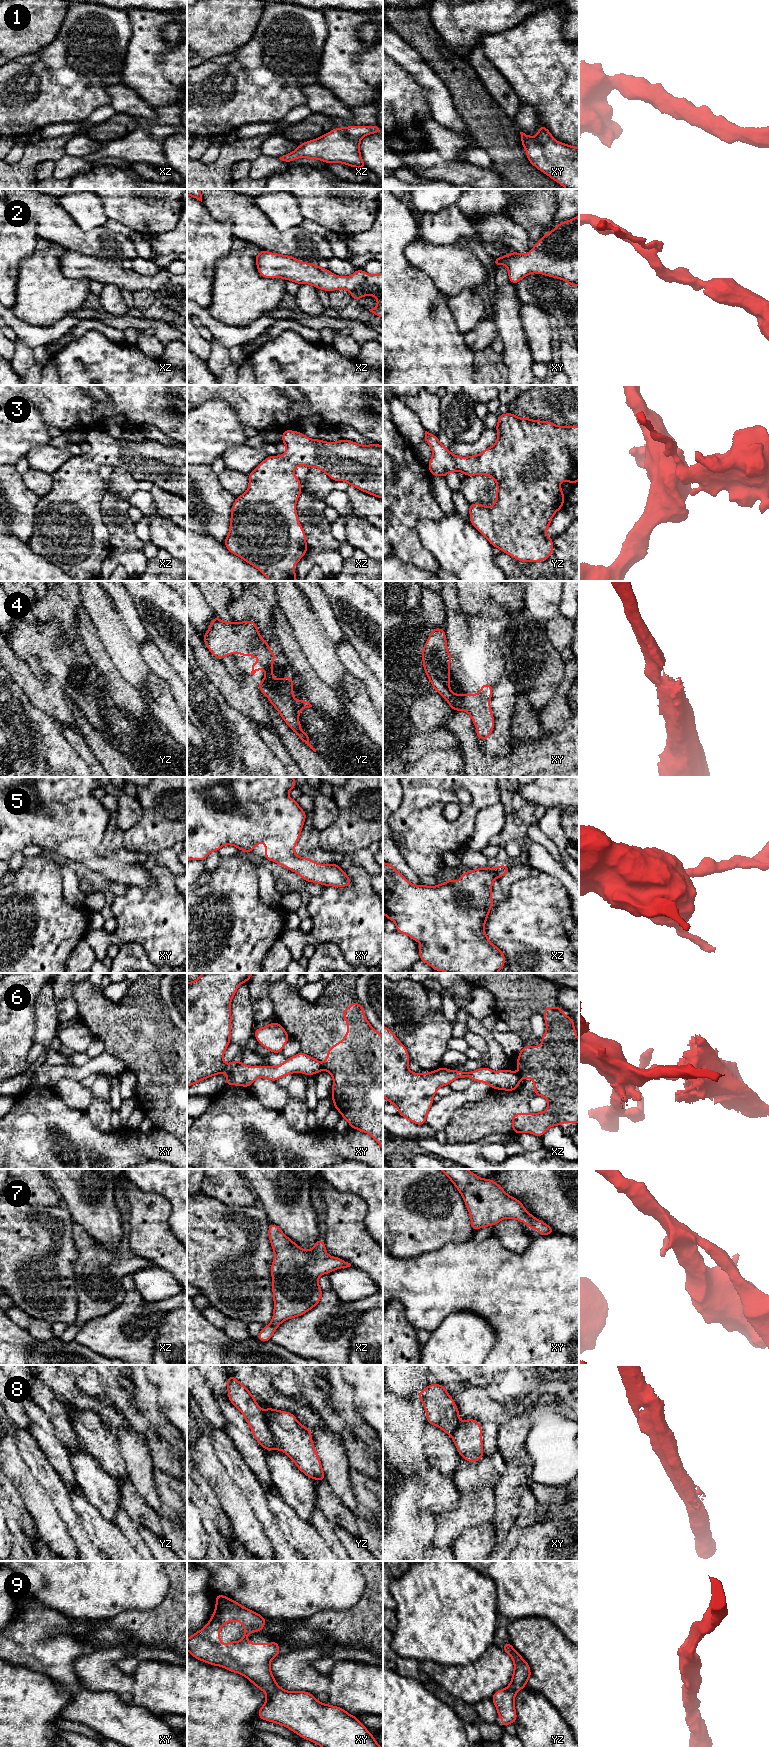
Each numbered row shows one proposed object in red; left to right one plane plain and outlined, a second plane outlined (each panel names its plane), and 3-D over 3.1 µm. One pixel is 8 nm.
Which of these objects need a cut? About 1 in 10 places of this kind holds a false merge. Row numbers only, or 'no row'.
6

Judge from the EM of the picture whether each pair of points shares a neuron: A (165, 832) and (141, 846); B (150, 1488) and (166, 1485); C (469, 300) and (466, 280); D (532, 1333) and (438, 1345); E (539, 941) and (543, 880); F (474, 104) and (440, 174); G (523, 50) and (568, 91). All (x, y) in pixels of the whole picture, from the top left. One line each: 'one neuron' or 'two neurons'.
A: one neuron
B: two neurons
C: two neurons
D: two neurons
E: one neuron
F: two neurons
G: one neuron

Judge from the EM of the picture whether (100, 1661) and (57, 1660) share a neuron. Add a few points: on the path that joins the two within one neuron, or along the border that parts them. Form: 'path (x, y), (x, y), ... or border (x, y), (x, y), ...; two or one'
border (84, 1652), (74, 1663), (74, 1671), (80, 1683); two

